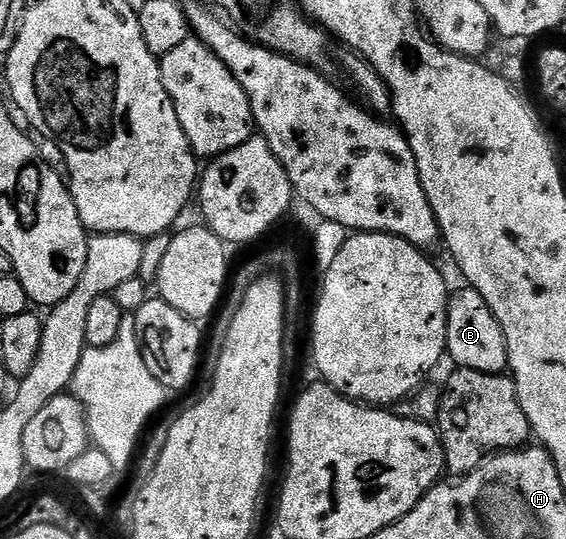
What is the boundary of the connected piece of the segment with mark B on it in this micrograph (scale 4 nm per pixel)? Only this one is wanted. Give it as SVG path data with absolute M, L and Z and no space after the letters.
M463 288L449 295L446 304L446 354L455 367L489 374L506 374L510 368L504 332L478 290Z

